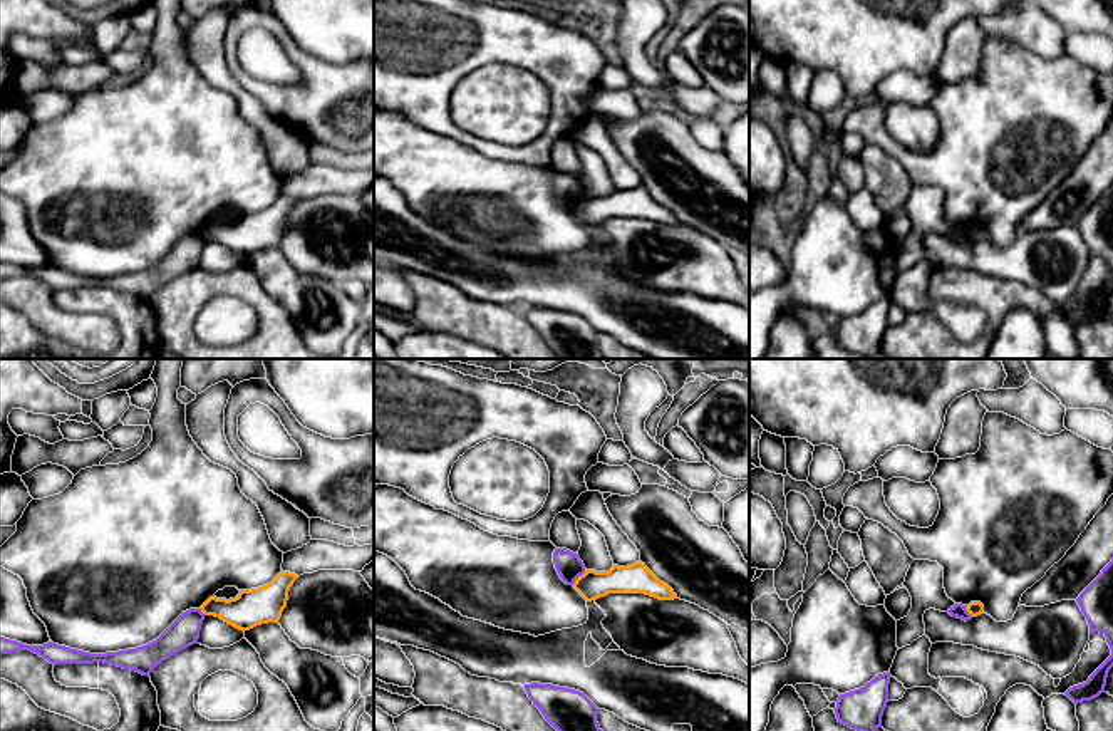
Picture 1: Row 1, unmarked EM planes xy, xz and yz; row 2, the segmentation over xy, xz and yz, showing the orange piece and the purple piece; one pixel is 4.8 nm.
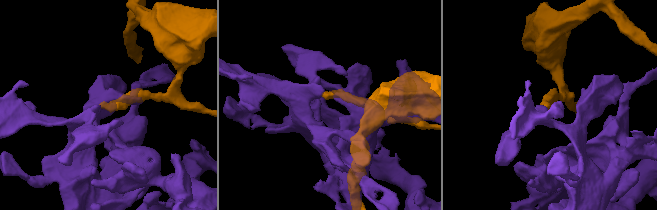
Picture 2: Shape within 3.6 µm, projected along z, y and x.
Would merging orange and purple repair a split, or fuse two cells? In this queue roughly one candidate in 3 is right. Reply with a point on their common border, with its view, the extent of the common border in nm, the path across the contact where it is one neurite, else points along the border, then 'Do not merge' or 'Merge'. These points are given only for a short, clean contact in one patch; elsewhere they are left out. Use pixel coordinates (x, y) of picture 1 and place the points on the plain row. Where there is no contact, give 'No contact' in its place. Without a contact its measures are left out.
Touches orange at xz (579, 202). Shared border 100 nm. Boundary: xz (585, 195), (572, 208). Do not merge

